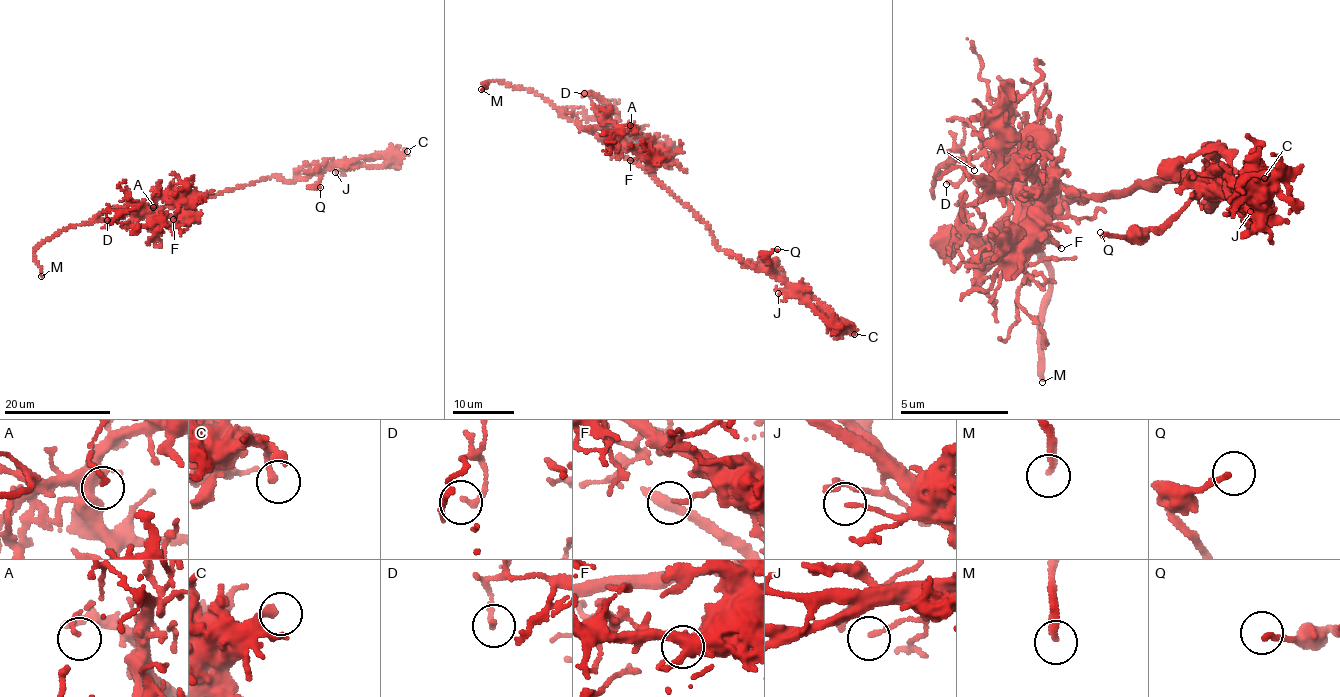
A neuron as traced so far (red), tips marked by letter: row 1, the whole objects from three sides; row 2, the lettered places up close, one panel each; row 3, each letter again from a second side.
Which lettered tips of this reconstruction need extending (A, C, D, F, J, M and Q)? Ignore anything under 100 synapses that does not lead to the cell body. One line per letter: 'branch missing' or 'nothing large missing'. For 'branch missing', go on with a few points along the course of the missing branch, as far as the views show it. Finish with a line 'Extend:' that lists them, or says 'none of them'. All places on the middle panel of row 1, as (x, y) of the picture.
A: nothing large missing
C: nothing large missing
D: nothing large missing
F: nothing large missing
J: nothing large missing
M: branch missing
Q: nothing large missing
Extend: M

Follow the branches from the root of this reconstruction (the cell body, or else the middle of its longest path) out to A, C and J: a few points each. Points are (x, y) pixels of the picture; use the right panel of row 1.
A: (1115, 192), (1091, 198), (1062, 190), (996, 114), (988, 137), (971, 153), (974, 170)
C: (1115, 192), (1220, 176), (1201, 198), (1204, 210), (1202, 192), (1217, 180), (1239, 194), (1236, 182), (1264, 178)
J: (1115, 192), (1220, 176), (1201, 198), (1204, 210), (1202, 192), (1221, 181), (1250, 211)

